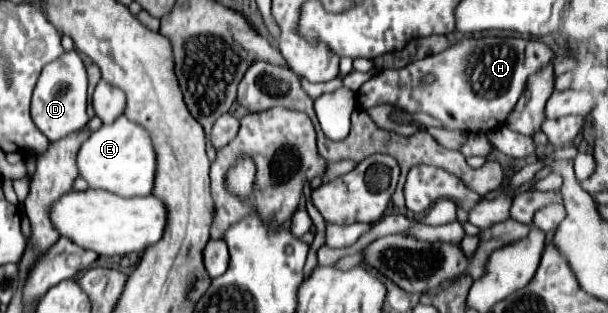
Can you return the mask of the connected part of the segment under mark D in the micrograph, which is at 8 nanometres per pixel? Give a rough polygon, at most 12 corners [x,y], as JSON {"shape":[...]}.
{"shape":[[76,49],[44,67],[32,121],[60,141],[90,121]]}

